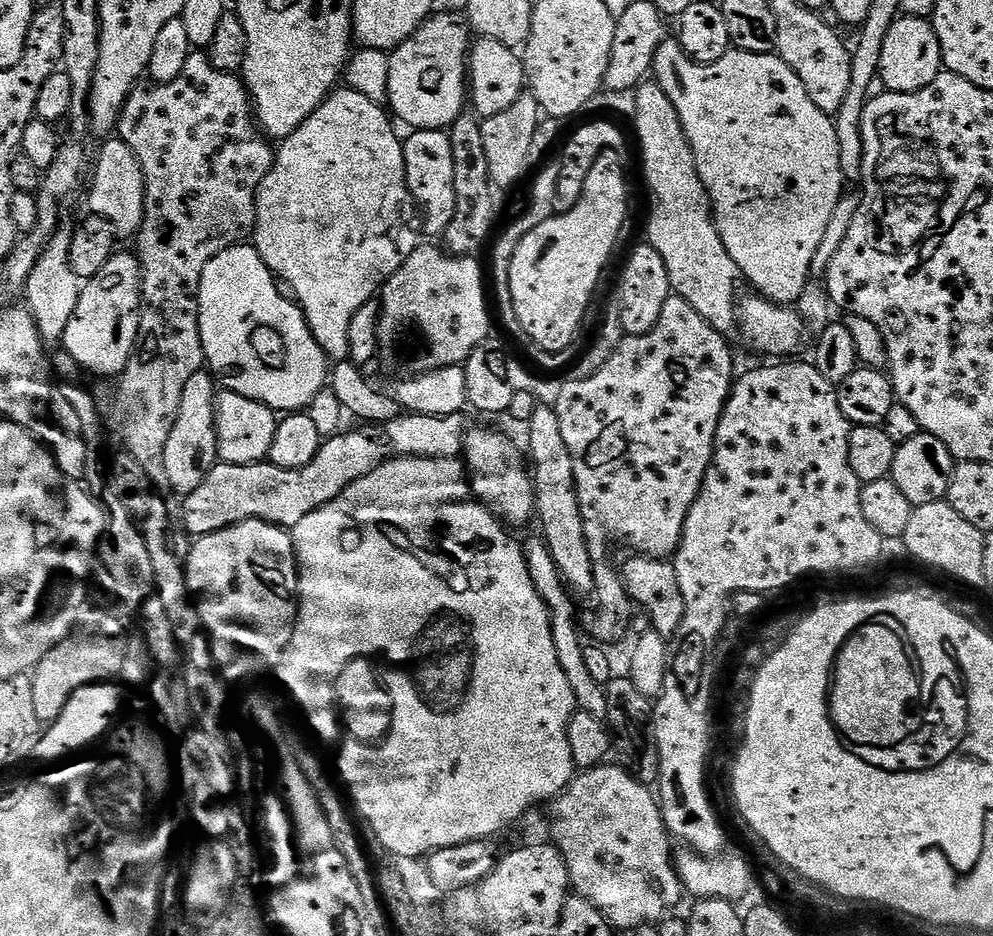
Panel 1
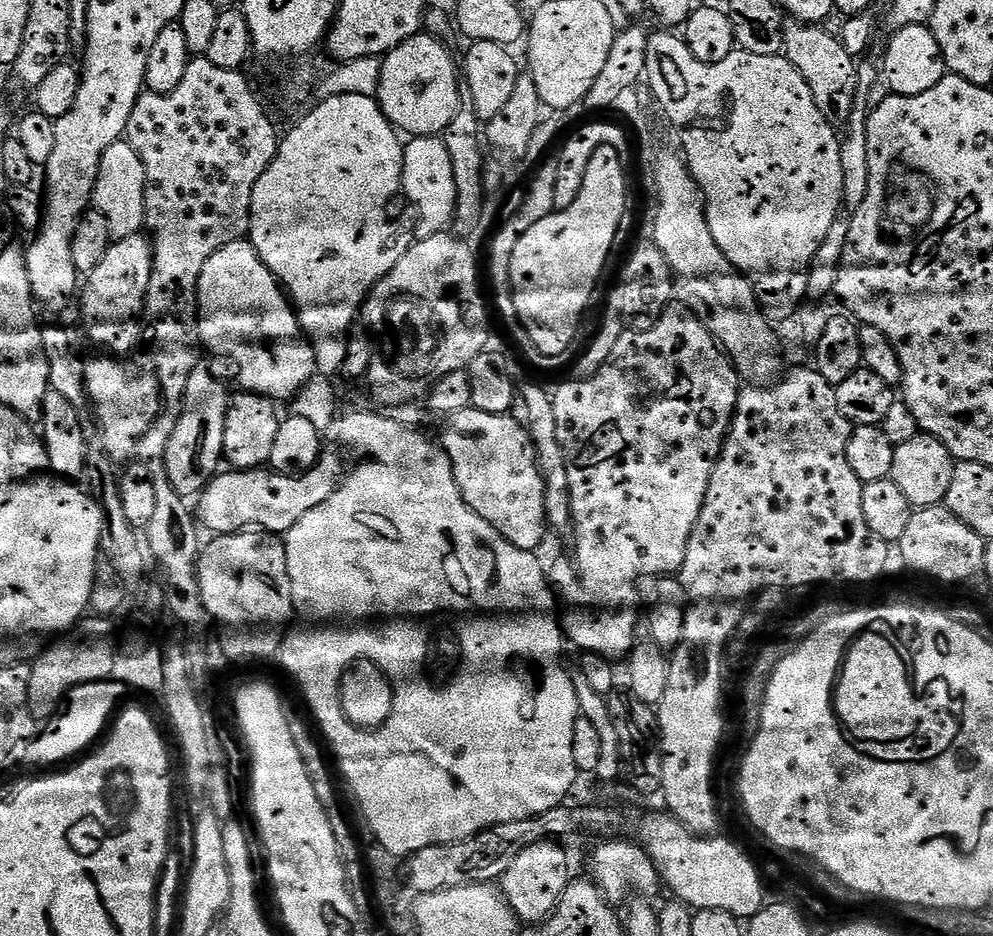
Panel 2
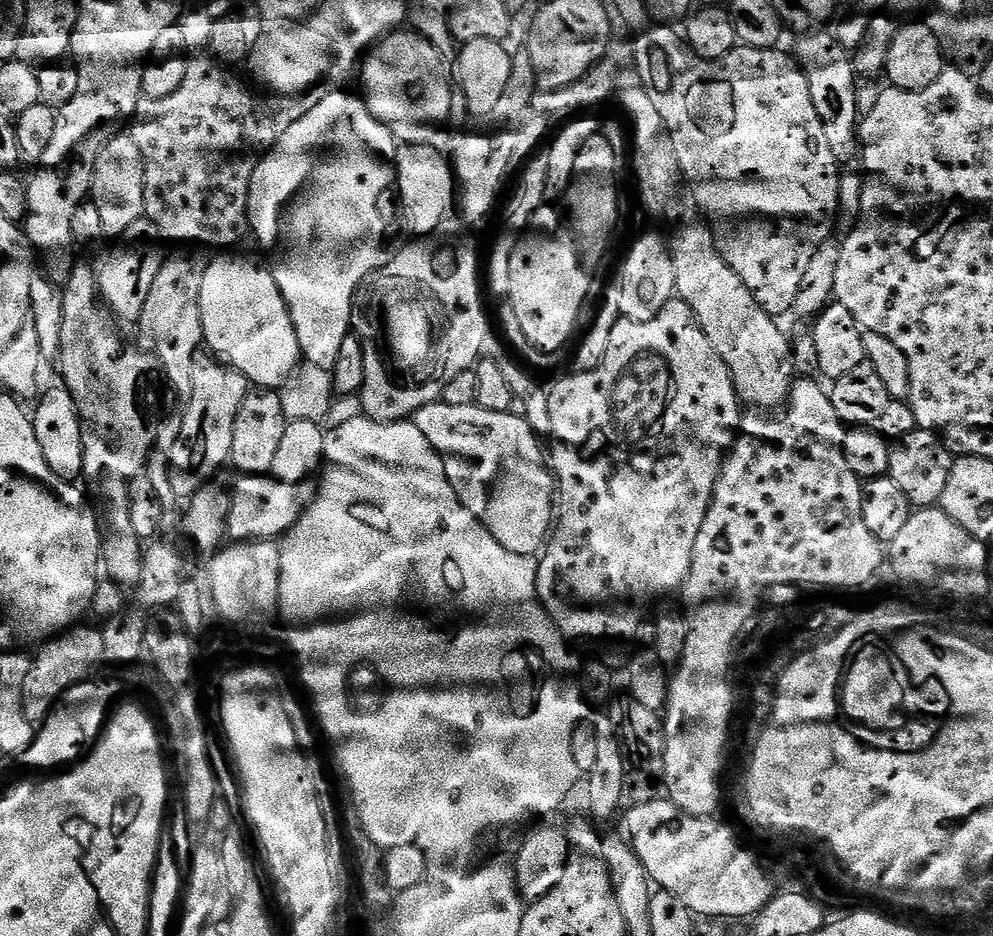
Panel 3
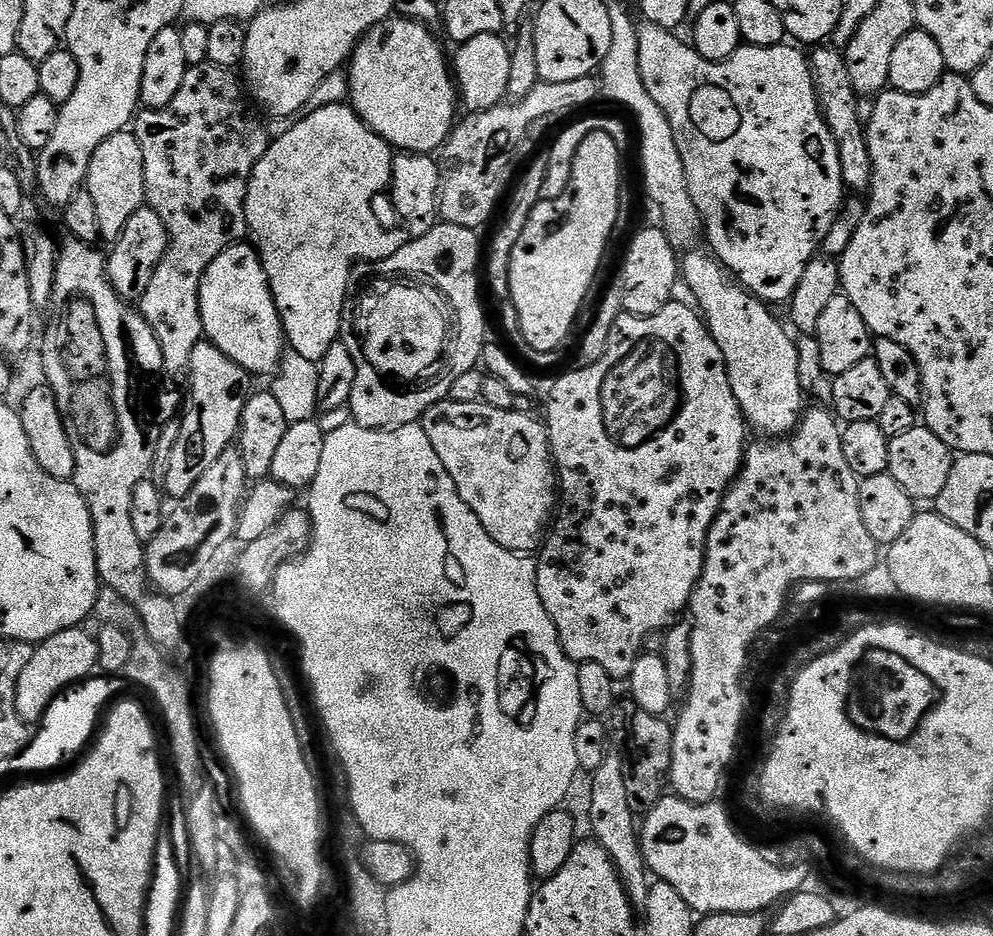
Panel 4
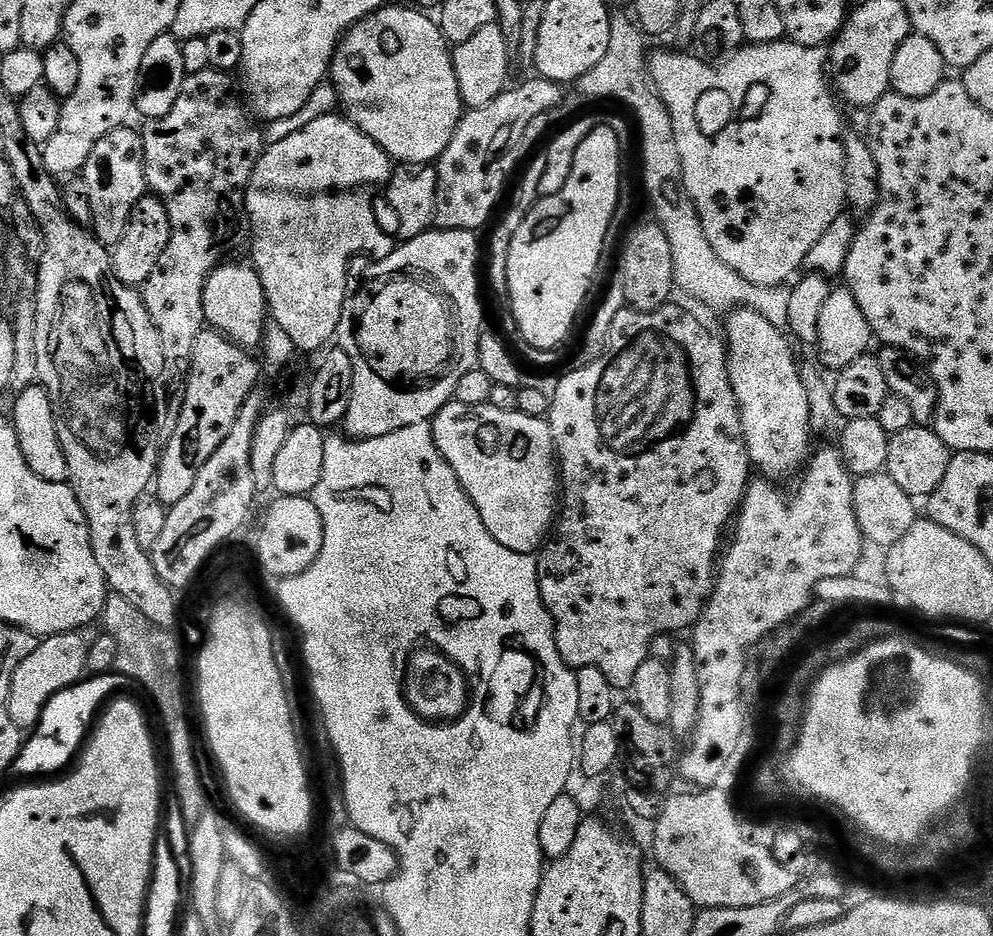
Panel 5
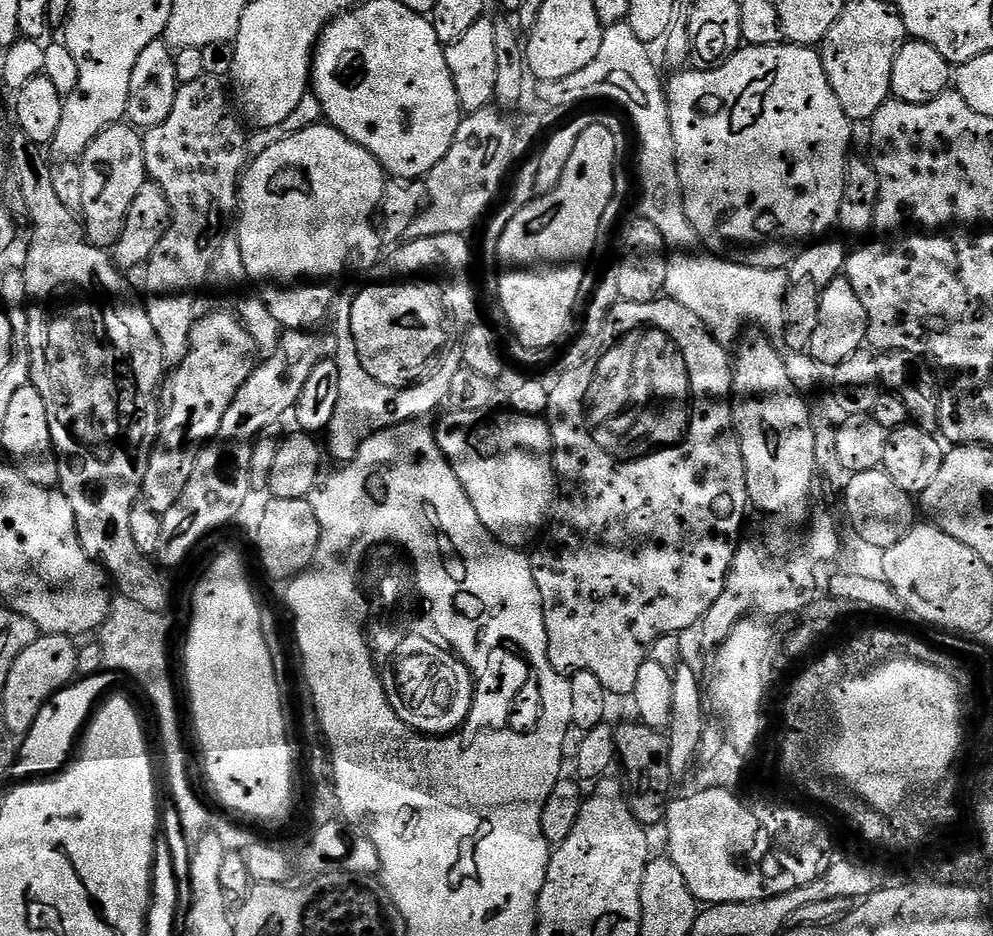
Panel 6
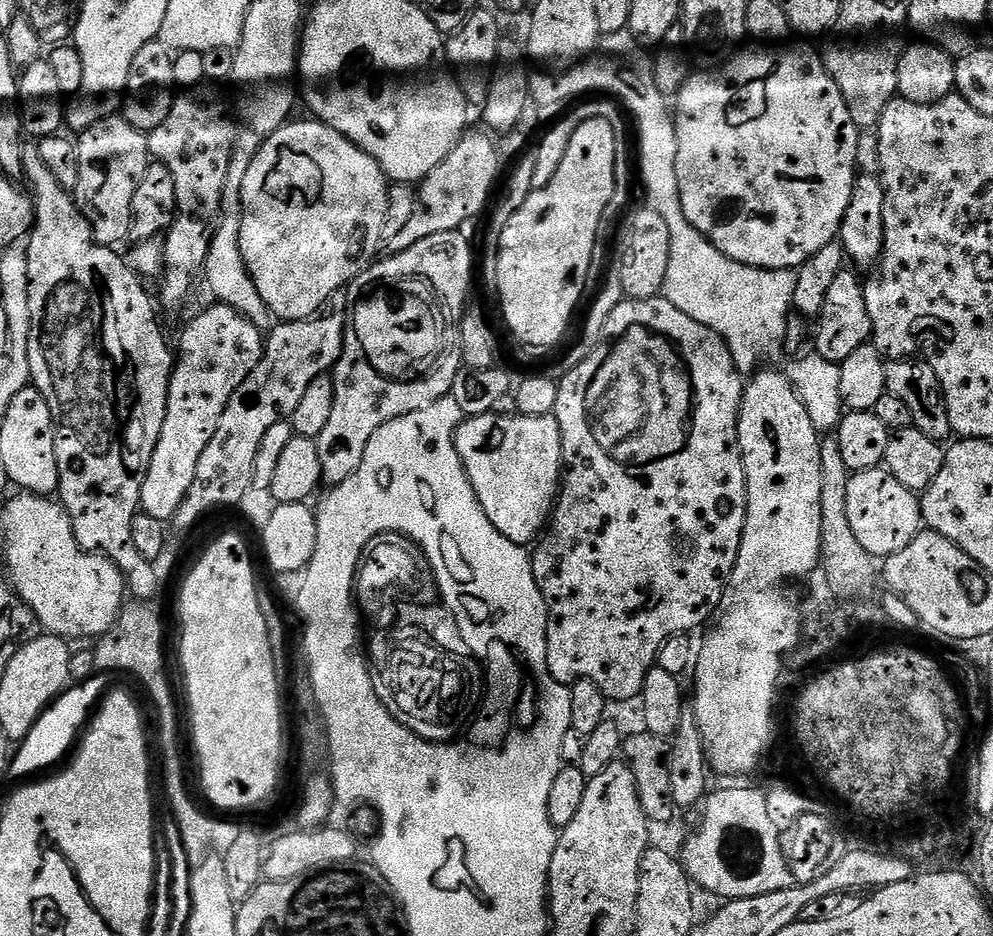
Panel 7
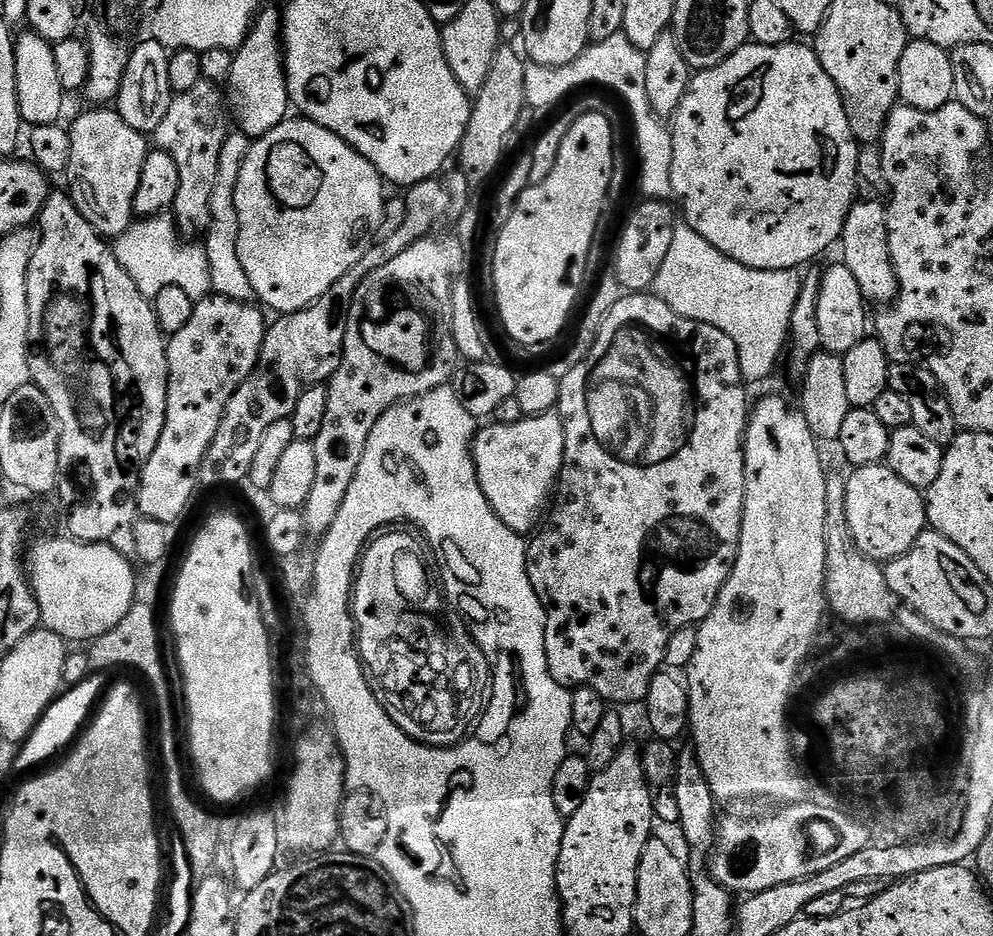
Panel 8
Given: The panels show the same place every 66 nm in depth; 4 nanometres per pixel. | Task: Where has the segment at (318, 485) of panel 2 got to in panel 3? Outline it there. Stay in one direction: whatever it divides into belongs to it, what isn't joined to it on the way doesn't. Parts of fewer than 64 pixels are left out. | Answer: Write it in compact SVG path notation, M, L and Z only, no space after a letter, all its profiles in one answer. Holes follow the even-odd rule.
M244 474L241 475L239 479L240 481L238 481L236 484L236 492L234 490L231 493L231 504L229 506L229 514L227 520L227 535L236 542L251 542L253 540L272 540L273 538L283 537L302 518L302 514L312 505L312 500L314 497L316 497L317 485L313 483L312 480L303 480L302 482L298 482L297 484L295 484L294 482L282 482L281 480L276 479L276 477L271 474L265 474L262 476L250 476Z

